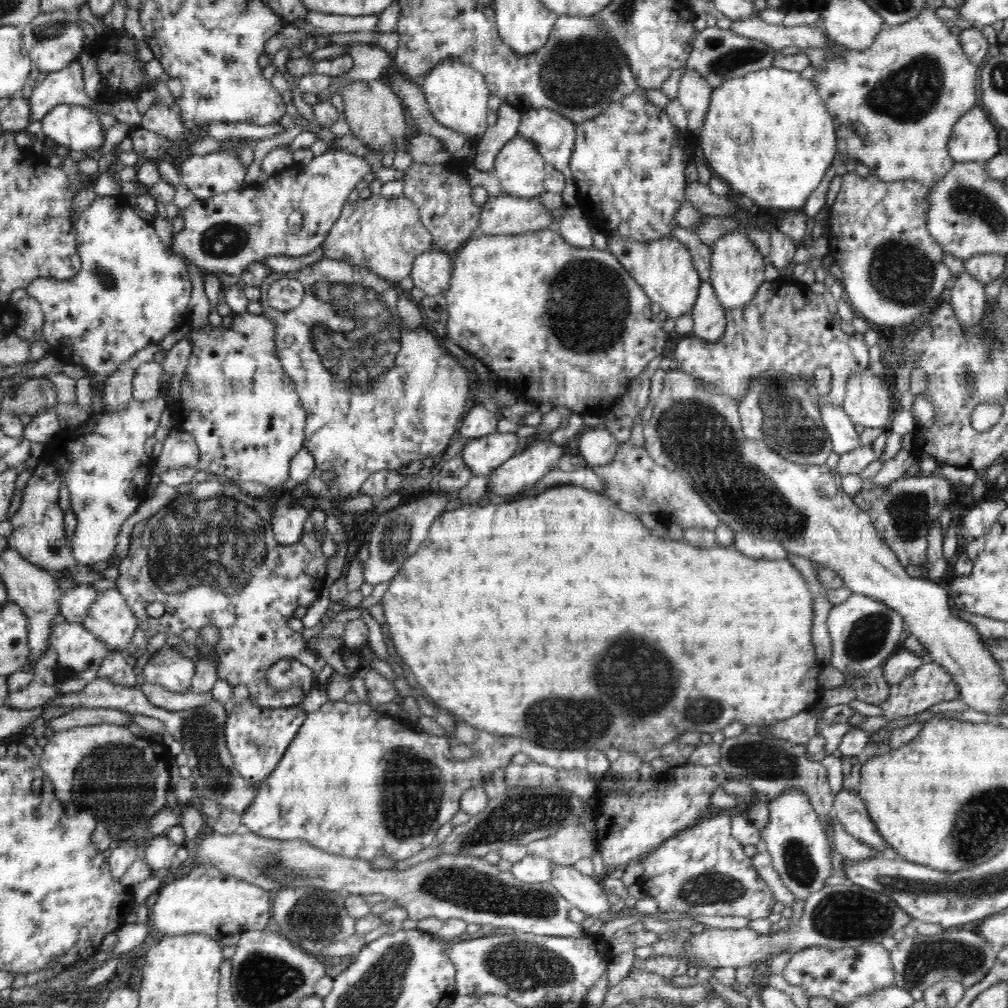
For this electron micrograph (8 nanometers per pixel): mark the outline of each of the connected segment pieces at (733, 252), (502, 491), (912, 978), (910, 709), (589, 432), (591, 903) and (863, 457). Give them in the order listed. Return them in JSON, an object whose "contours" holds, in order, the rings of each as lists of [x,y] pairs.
{"contours":[[[[732,231],[718,237],[712,244],[710,283],[725,309],[740,308],[748,304],[764,282],[764,267],[767,260],[748,239],[748,232]]],[[[542,438],[541,441],[532,444],[520,454],[515,454],[509,458],[499,468],[496,468],[489,476],[488,491],[497,500],[506,496],[514,496],[523,491],[529,491],[541,478],[552,469],[556,469],[560,458],[565,454],[565,446],[558,445],[550,438]]],[[[970,926],[944,929],[934,936],[906,935],[889,954],[894,967],[893,984],[908,991],[914,1000],[922,1000],[924,990],[944,978],[955,980],[966,989],[974,986],[992,970],[998,957],[996,947]]],[[[934,661],[924,662],[911,675],[908,675],[898,684],[889,686],[888,698],[880,704],[883,710],[883,716],[889,721],[901,719],[902,716],[912,716],[912,714],[921,713],[923,710],[929,709],[930,706],[940,702],[948,702],[948,700],[958,700],[960,693],[956,682],[952,679],[952,675],[942,667],[942,665]]],[[[602,427],[585,429],[579,439],[579,454],[590,468],[610,464],[618,447],[614,435]]],[[[552,863],[552,879],[550,880],[550,884],[552,884],[553,888],[556,888],[556,891],[572,906],[576,906],[586,914],[586,916],[597,916],[598,914],[602,914],[602,912],[610,913],[610,906],[612,902],[608,901],[609,894],[607,894],[604,890],[604,886],[602,883],[598,882],[598,879],[594,876],[584,876],[575,870],[573,866],[562,866],[556,863]]],[[[882,434],[872,444],[860,445],[857,449],[841,454],[839,464],[835,470],[838,470],[841,476],[860,474],[866,466],[880,459],[886,441],[887,435]]]]}

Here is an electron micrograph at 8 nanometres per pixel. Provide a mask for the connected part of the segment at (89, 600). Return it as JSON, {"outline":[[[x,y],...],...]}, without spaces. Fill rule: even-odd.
{"outline":[[[78,584],[67,590],[59,600],[59,613],[66,622],[83,623],[99,591],[88,584]]]}

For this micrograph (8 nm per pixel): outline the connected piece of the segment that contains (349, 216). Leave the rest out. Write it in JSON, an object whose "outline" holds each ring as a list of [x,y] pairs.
{"outline":[[[371,194],[366,199],[356,198],[344,204],[339,219],[332,225],[320,247],[326,259],[363,266],[396,284],[409,276],[416,256],[432,250],[434,244],[412,200],[404,194],[392,198]]]}

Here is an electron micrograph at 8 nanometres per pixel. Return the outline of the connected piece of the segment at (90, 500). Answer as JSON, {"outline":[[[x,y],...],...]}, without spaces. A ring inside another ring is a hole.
{"outline":[[[164,396],[140,402],[132,400],[124,410],[110,414],[96,413],[83,424],[70,429],[70,454],[62,454],[56,458],[60,481],[66,484],[71,508],[76,515],[77,524],[71,542],[71,551],[77,564],[86,566],[102,562],[114,555],[116,538],[120,534],[122,524],[136,512],[144,500],[148,478],[153,472],[156,461],[150,454],[150,443],[159,426],[160,416],[169,406]]]}

